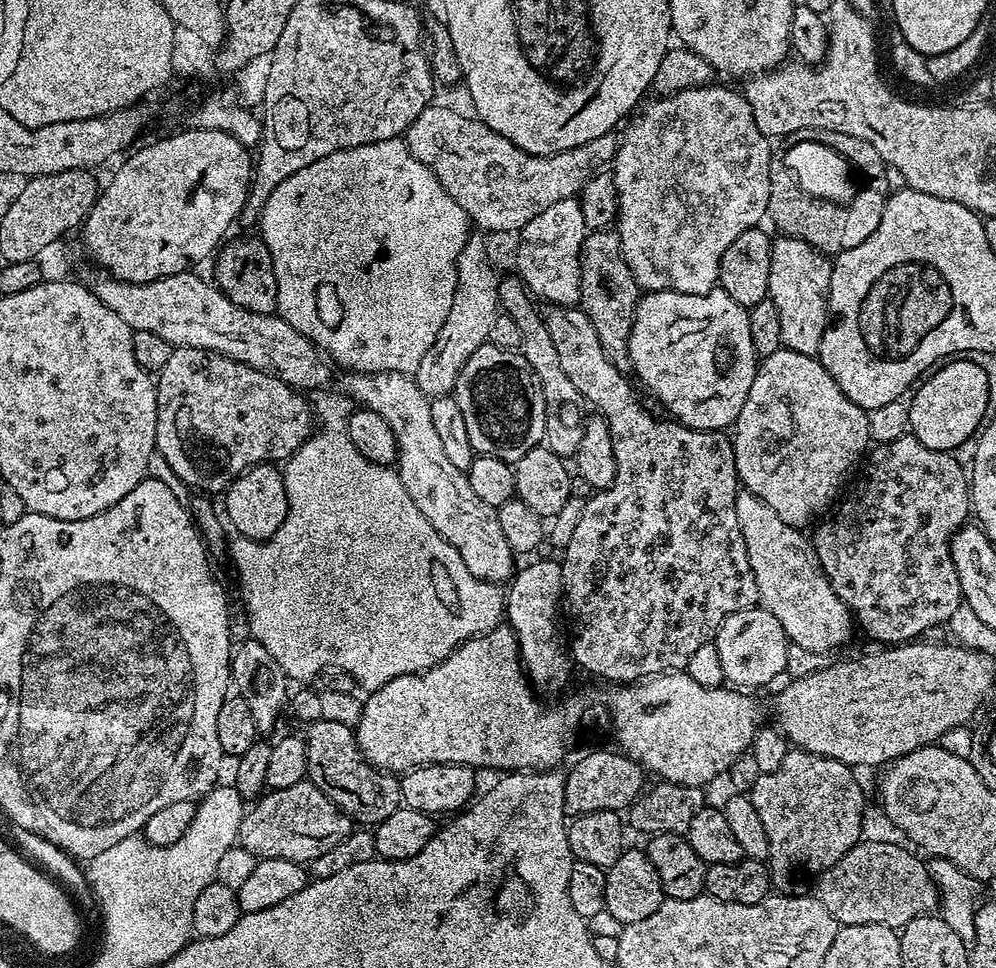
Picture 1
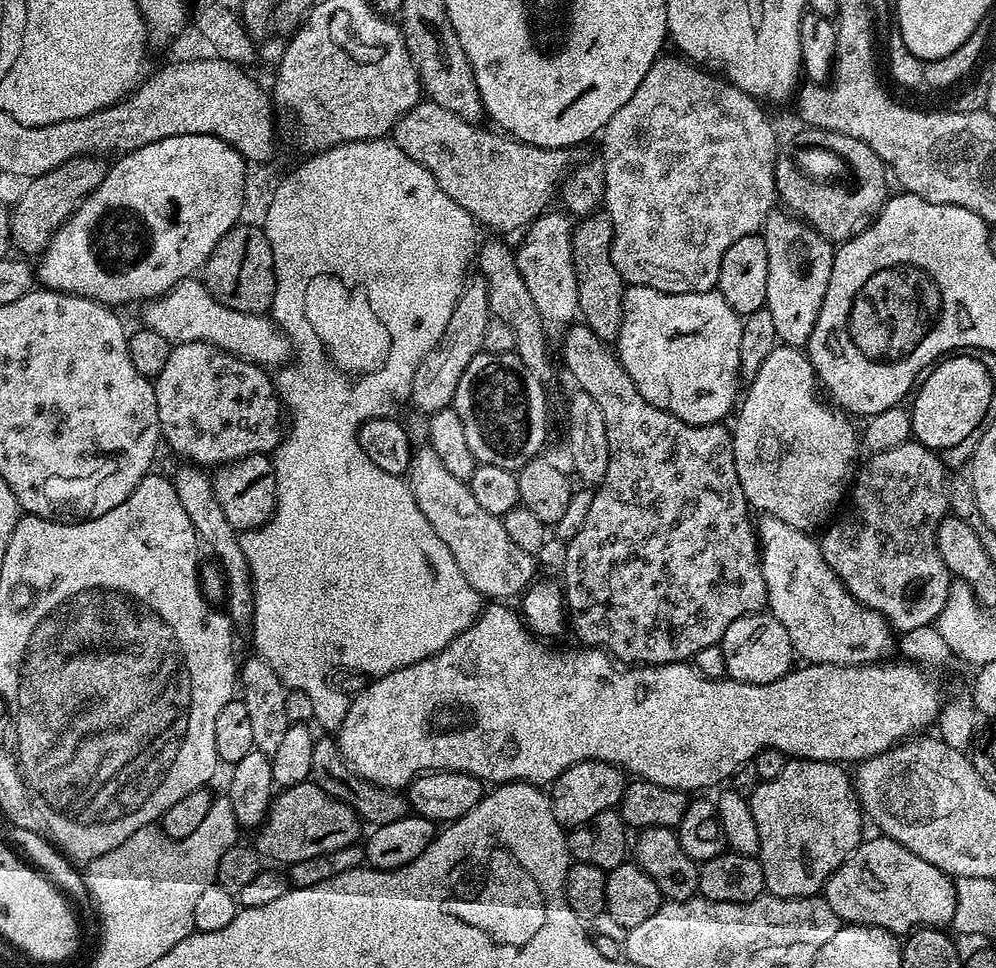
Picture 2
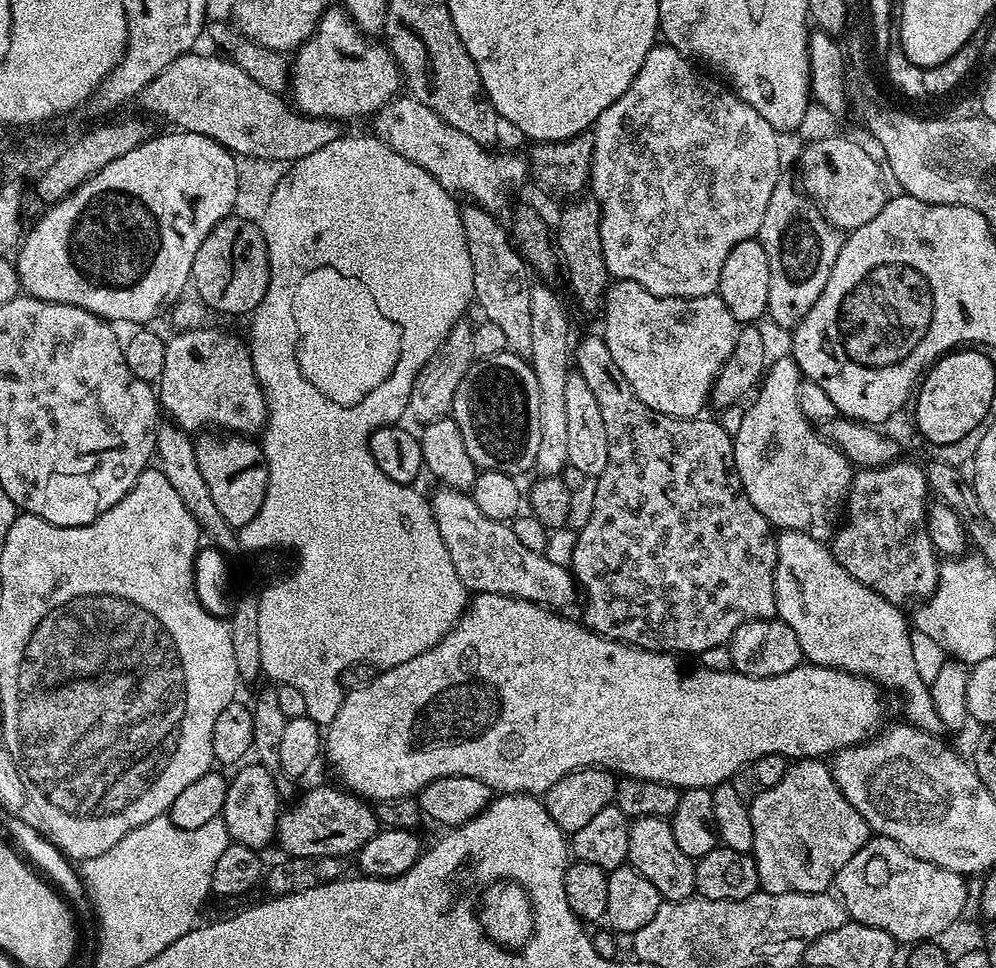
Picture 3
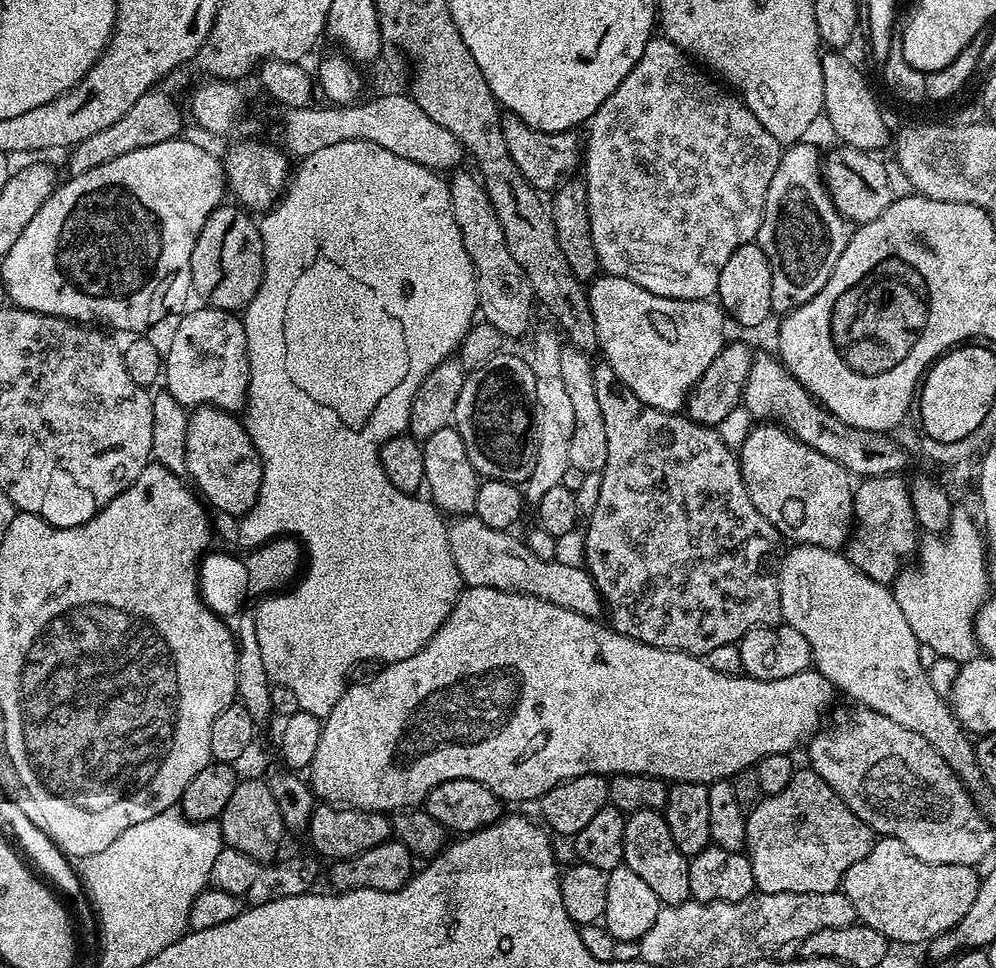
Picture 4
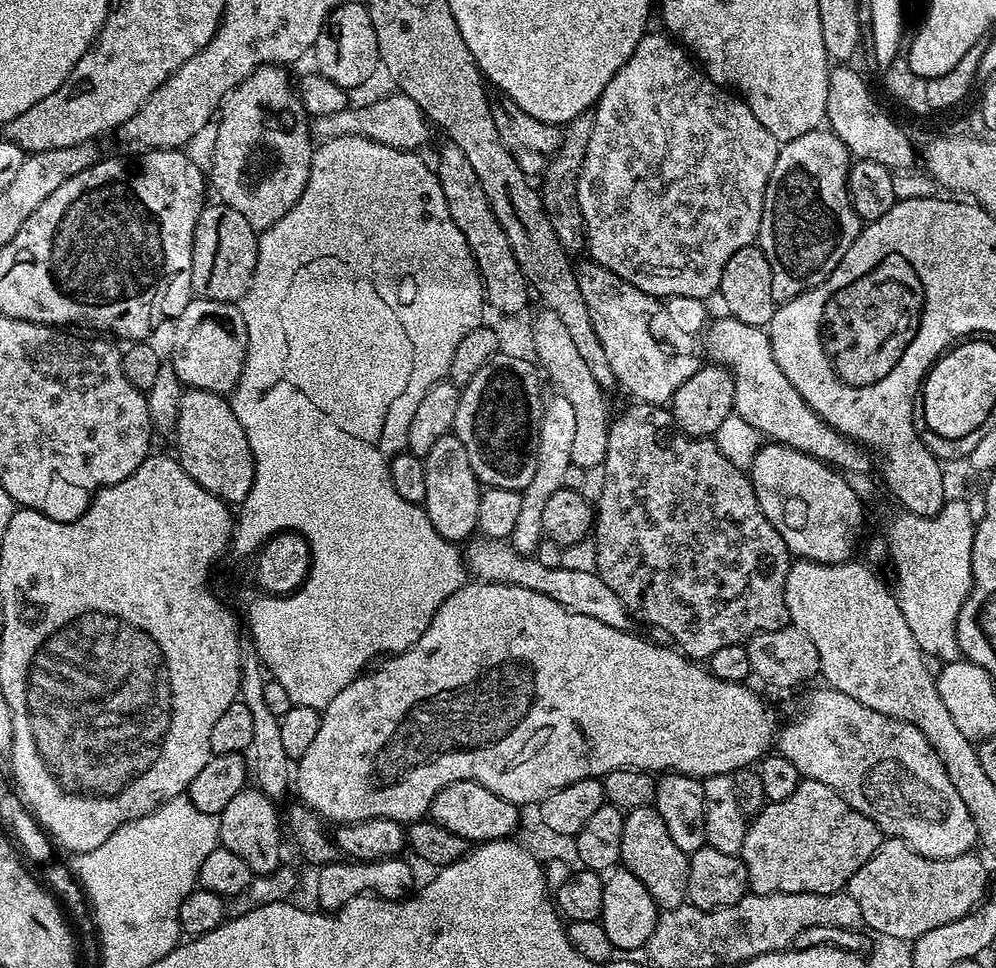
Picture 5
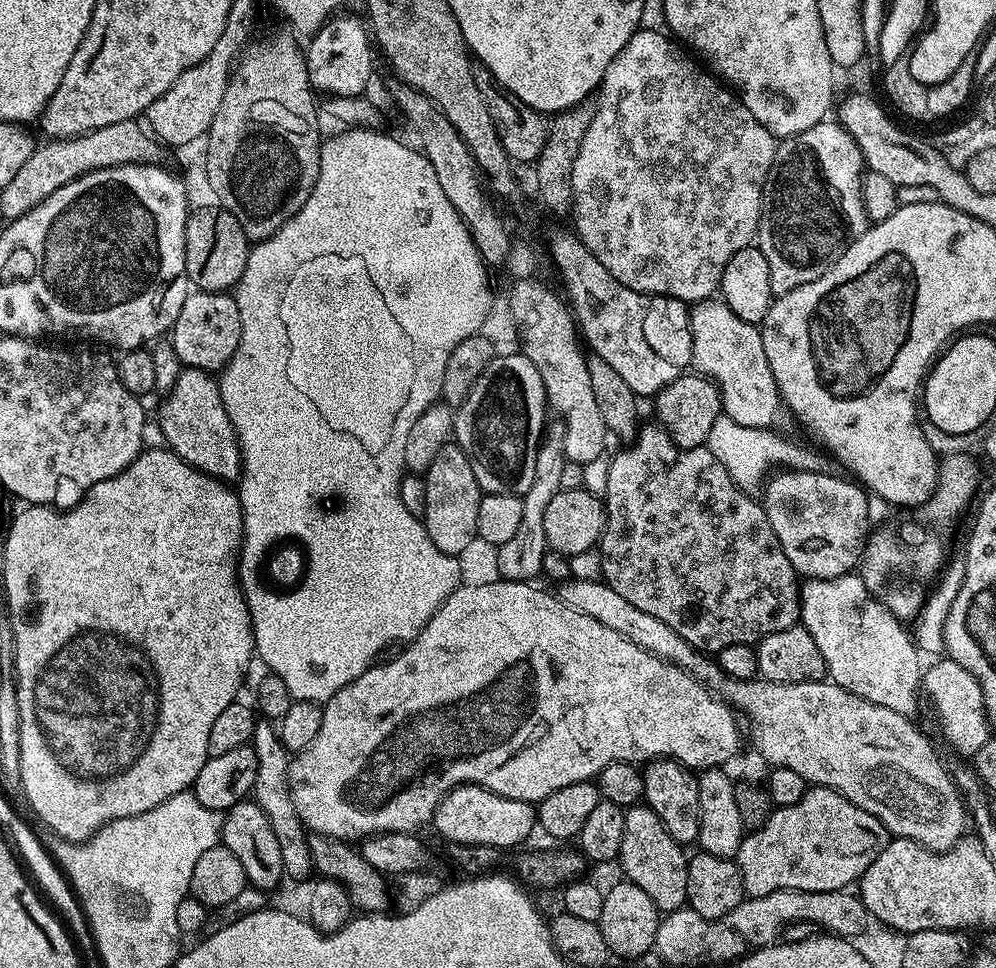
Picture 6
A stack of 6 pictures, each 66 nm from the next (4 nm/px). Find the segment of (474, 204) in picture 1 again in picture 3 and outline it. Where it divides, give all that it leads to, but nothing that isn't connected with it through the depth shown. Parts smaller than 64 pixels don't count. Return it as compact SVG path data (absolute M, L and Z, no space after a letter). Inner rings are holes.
M411 94L397 95L396 99L385 106L382 111L376 113L371 117L370 125L372 124L371 131L378 137L383 144L390 146L390 150L394 150L398 154L402 154L402 158L406 158L406 162L414 162L414 166L422 166L422 170L426 170L426 174L430 174L441 184L444 189L450 193L455 194L457 197L463 198L465 201L471 202L479 207L485 208L487 212L493 214L500 214L500 211L507 206L512 200L512 188L520 188L524 184L524 179L527 181L530 176L530 165L523 155L511 156L508 152L492 152L496 150L489 150L485 145L474 142L474 138L468 137L466 134L462 134L462 130L454 130L454 126L450 126L446 121L440 117L434 110L430 110L430 106L422 106L422 102L418 102Z

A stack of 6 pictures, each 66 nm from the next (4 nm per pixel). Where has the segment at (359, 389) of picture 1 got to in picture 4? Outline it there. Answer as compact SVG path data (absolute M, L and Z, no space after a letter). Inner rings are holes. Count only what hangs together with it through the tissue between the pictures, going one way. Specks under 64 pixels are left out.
M464 514L453 519L448 524L448 541L450 542L450 554L454 558L454 566L458 566L458 574L461 581L470 588L493 588L494 590L506 590L507 592L521 592L534 598L542 598L546 602L554 602L554 606L562 606L562 610L574 610L574 614L582 614L593 618L599 617L602 612L600 592L596 589L596 583L588 575L588 569L576 564L563 564L560 558L550 562L542 562L524 545L523 539L511 531L503 532L486 526L474 514Z

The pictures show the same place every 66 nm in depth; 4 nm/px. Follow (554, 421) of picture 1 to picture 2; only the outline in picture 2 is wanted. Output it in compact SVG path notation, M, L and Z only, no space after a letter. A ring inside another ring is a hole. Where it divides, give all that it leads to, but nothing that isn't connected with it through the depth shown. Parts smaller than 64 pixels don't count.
M492 238L479 245L479 275L484 277L490 298L490 310L495 319L506 322L516 335L516 357L534 373L545 374L552 368L552 360L548 357L550 338L544 333L542 318L538 318L538 310L534 306L534 298L530 298L530 290L526 290L526 282L522 282L522 274L518 270L516 253L503 244L503 239Z

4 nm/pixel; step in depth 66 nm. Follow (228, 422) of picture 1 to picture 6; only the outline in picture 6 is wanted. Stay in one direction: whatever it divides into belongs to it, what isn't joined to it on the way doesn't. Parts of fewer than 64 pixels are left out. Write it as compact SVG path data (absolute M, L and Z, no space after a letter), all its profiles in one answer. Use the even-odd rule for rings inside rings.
M189 291L186 302L182 302L182 314L174 322L170 329L170 343L172 349L178 354L181 365L184 368L197 368L211 374L219 373L228 367L232 356L238 350L238 342L242 338L242 318L238 314L235 295L223 292Z

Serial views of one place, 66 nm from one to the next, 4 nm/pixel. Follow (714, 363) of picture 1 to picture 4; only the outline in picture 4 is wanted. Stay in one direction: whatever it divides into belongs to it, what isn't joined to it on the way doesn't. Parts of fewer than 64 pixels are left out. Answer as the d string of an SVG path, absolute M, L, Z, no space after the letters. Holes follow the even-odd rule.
M607 274L597 275L587 285L590 310L594 314L594 326L598 334L598 348L614 374L646 406L654 406L663 412L679 413L687 405L688 394L702 379L706 368L726 345L724 320L726 313L719 303L707 300L675 300L654 294L630 278L618 278Z

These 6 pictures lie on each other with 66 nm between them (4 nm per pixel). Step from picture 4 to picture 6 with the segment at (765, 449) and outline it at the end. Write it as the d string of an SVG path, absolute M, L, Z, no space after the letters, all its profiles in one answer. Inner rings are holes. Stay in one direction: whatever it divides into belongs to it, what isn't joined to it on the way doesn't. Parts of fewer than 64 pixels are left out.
M780 470L763 485L763 492L762 503L766 518L770 518L770 526L774 526L774 534L778 534L778 542L782 542L786 558L790 558L794 570L801 577L829 580L847 576L859 565L864 555L864 545L868 543L870 535L867 518L869 493L859 483L844 476L830 477L826 474Z

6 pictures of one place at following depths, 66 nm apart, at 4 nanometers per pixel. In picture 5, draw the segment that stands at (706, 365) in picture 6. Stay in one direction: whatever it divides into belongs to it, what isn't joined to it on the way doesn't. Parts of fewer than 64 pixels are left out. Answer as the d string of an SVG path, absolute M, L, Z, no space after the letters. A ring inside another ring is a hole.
M721 314L715 320L716 317L703 333L702 348L711 363L728 369L732 374L735 415L746 418L750 426L754 426L771 441L789 445L792 449L831 464L838 470L870 472L873 469L871 453L855 440L834 430L804 401L802 394L798 394L798 390L790 386L790 378L786 378L778 362L774 362L774 350L764 328L738 322L727 314Z

